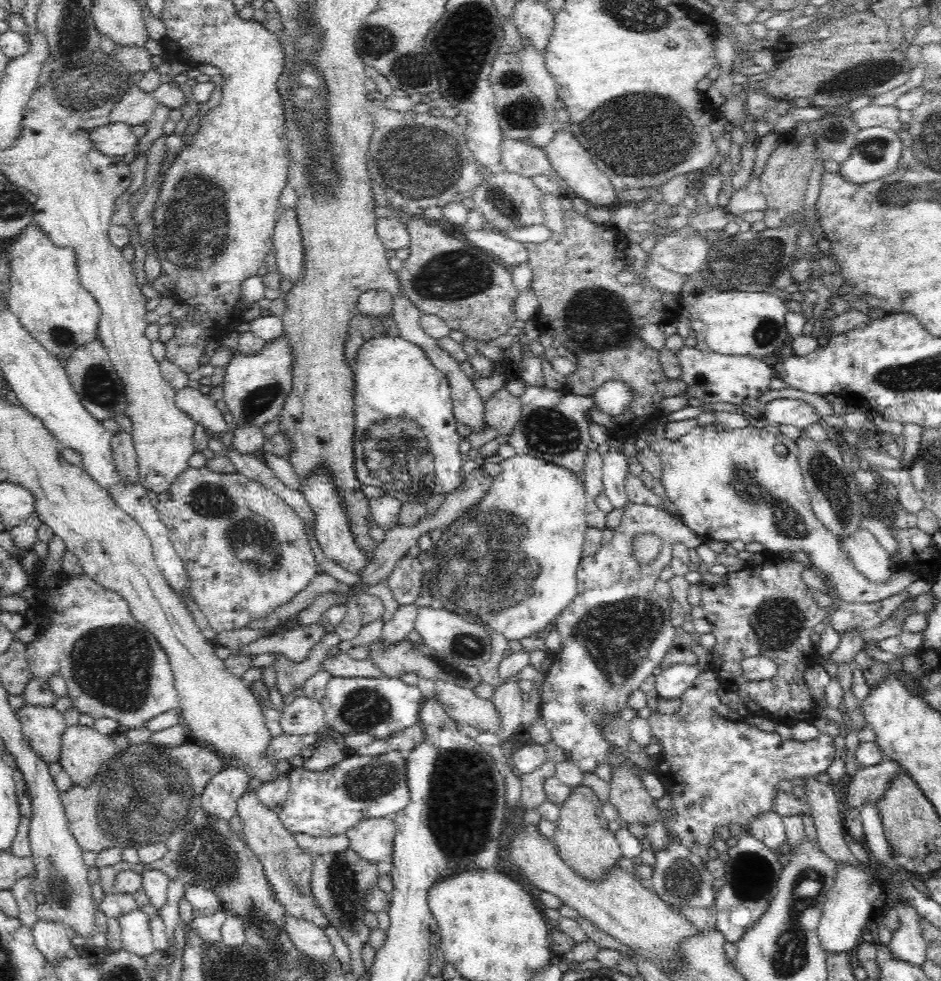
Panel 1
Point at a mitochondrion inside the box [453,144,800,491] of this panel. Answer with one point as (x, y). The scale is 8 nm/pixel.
(599, 318)

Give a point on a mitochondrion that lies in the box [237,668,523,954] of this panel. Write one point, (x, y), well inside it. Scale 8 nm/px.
(464, 793)

